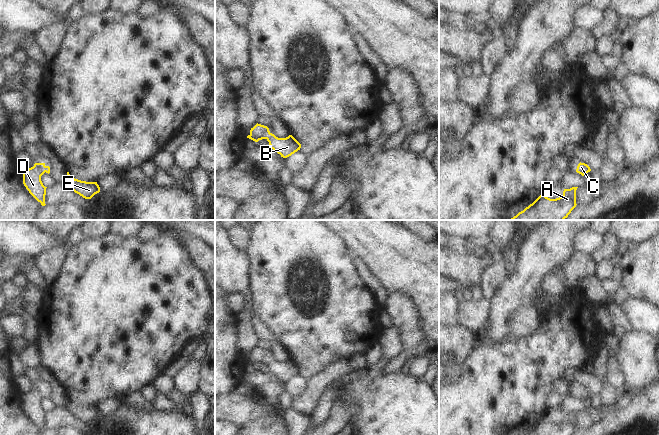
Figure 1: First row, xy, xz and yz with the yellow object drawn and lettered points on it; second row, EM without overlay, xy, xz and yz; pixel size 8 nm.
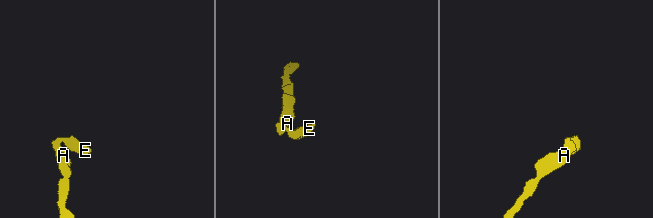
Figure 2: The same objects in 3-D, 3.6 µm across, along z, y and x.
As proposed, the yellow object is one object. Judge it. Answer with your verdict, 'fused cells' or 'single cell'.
single cell

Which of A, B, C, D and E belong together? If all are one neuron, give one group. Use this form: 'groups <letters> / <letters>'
groups A B C D E

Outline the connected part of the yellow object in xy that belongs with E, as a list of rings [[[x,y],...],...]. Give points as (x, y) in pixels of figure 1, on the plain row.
[[[67,396],[67,403],[64,405],[75,417],[79,418],[85,423],[91,423],[95,418],[100,416],[100,411],[97,406],[86,406],[73,402]]]

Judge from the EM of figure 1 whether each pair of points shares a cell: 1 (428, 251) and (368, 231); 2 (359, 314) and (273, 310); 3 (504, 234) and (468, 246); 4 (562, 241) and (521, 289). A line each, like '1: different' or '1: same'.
1: same
2: same
3: same
4: same

